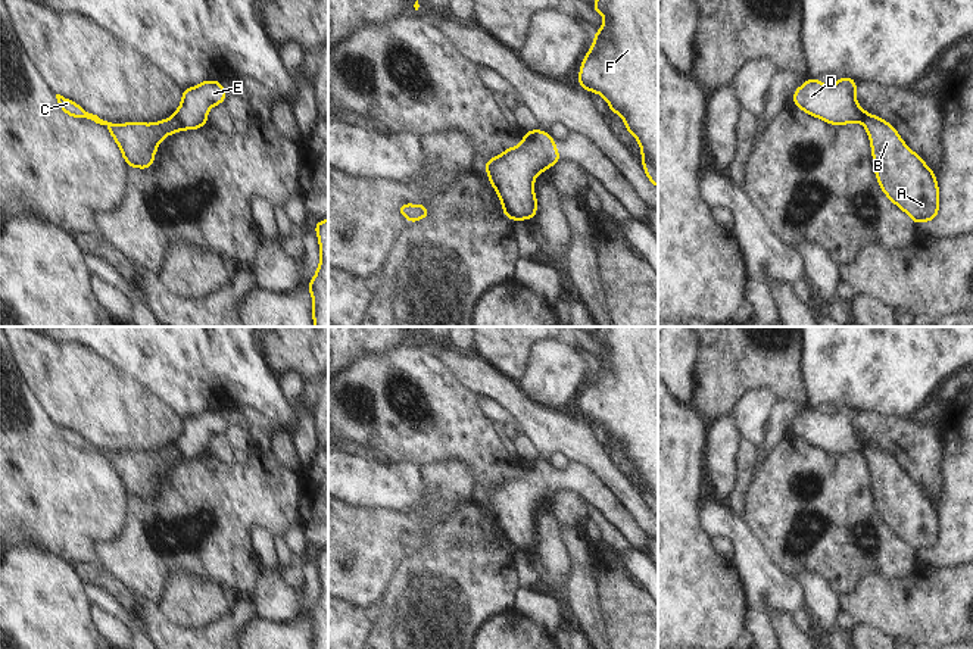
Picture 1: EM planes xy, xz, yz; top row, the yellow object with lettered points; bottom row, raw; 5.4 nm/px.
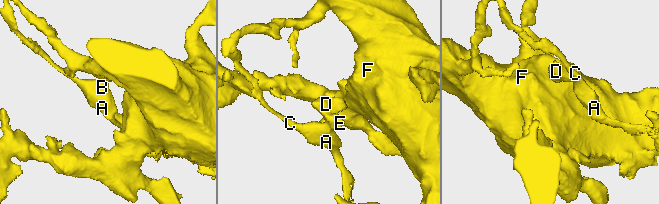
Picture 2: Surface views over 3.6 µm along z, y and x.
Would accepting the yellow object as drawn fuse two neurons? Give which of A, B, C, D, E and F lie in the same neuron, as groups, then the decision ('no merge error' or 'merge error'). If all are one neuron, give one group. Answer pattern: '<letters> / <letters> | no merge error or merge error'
A B C F / D E | merge error

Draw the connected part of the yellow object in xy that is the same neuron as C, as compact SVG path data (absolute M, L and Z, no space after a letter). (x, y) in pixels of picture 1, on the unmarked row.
M56 424L56 428L60 439L69 446L87 447L94 450L96 453L106 455L110 465L119 475L125 493L132 497L152 497L159 472L168 464L177 464L183 459L180 450L175 446L155 453L112 453L100 449L97 444L84 440L79 434L60 424Z

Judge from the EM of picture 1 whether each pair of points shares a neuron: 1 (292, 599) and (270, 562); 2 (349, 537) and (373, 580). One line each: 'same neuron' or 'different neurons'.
1: different neurons
2: same neuron

